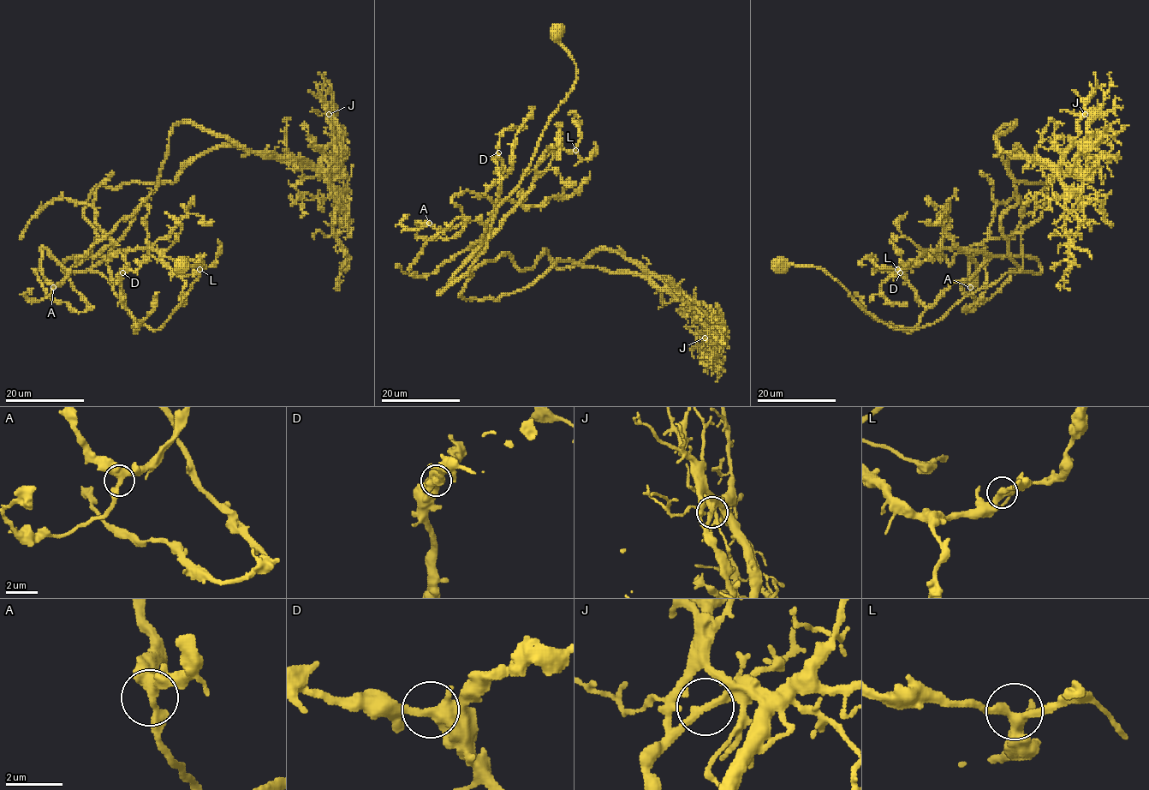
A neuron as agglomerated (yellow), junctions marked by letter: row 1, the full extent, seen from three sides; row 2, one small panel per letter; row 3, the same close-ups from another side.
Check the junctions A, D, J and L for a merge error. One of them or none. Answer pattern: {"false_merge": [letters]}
{"false_merge": ["J"]}

